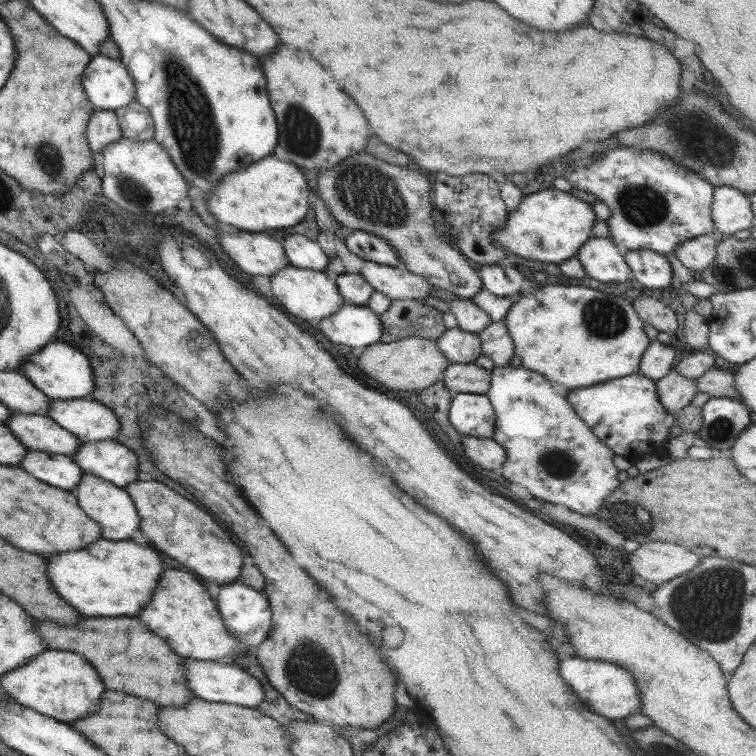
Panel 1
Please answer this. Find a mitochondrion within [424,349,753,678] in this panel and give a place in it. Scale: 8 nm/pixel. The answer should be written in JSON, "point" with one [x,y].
{"point":[710,607]}

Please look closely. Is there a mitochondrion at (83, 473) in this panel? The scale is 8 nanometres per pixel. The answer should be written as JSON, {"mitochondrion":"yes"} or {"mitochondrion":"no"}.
{"mitochondrion":"no"}

